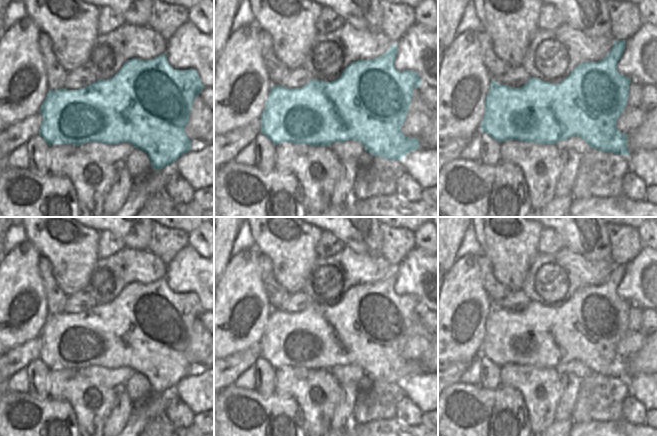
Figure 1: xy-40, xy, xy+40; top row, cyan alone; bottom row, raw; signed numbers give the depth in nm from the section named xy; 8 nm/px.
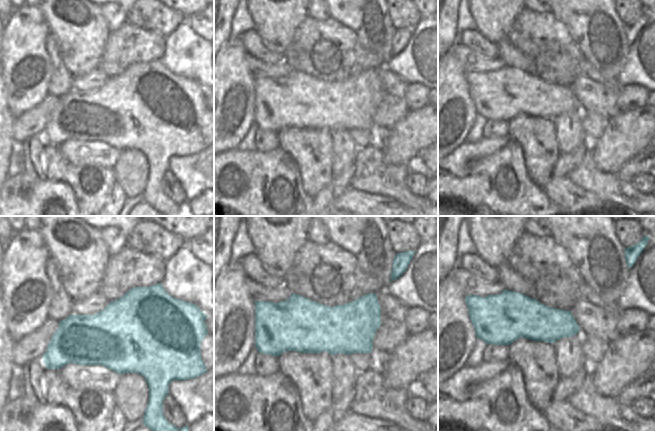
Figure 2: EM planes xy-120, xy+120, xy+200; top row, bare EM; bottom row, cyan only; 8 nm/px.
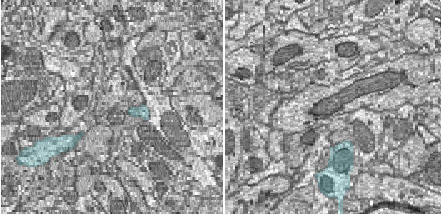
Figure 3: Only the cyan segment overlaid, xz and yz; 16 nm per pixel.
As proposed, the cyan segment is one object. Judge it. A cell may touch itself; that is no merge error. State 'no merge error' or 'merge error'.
no merge error

